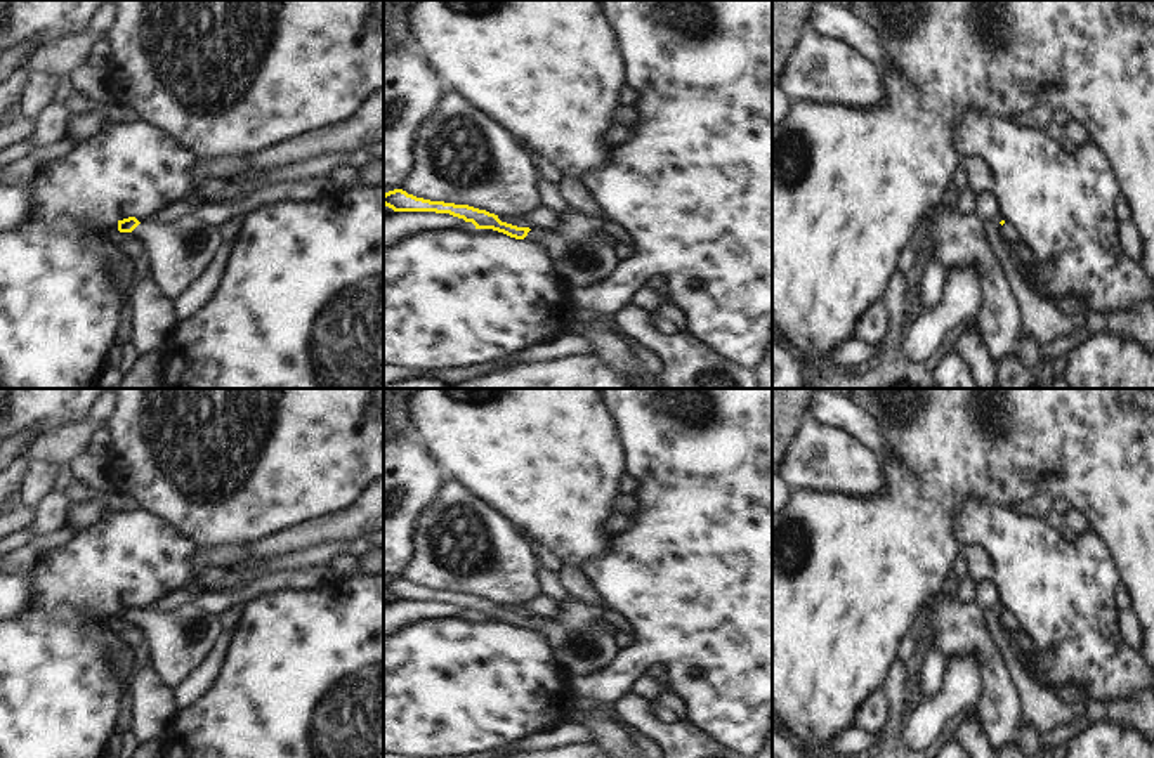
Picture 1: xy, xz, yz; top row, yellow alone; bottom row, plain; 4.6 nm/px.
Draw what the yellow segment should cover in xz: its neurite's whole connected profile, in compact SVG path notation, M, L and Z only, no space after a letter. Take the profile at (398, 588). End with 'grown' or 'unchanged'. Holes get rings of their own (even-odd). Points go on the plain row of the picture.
M394 578L384 583L384 593L394 600L436 600L472 611L475 618L493 618L515 628L538 631L550 650L555 668L569 682L599 675L620 650L613 633L604 628L592 605L562 600L552 618L529 618L502 611L498 604L469 593L430 590Z; grown

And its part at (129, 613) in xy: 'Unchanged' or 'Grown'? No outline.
Grown

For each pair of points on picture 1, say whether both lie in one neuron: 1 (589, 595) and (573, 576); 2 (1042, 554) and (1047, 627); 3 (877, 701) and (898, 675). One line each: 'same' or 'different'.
1: same
2: same
3: different

